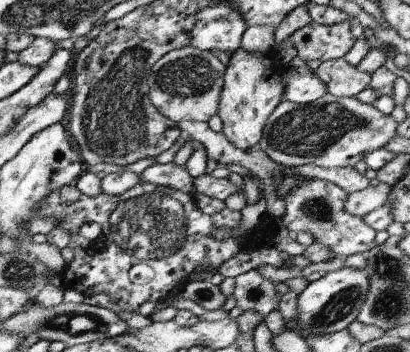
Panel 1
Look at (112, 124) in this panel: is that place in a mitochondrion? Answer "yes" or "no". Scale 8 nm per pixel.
yes

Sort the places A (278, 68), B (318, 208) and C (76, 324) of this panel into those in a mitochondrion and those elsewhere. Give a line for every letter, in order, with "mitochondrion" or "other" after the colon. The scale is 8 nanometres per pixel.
A: other
B: mitochondrion
C: mitochondrion

